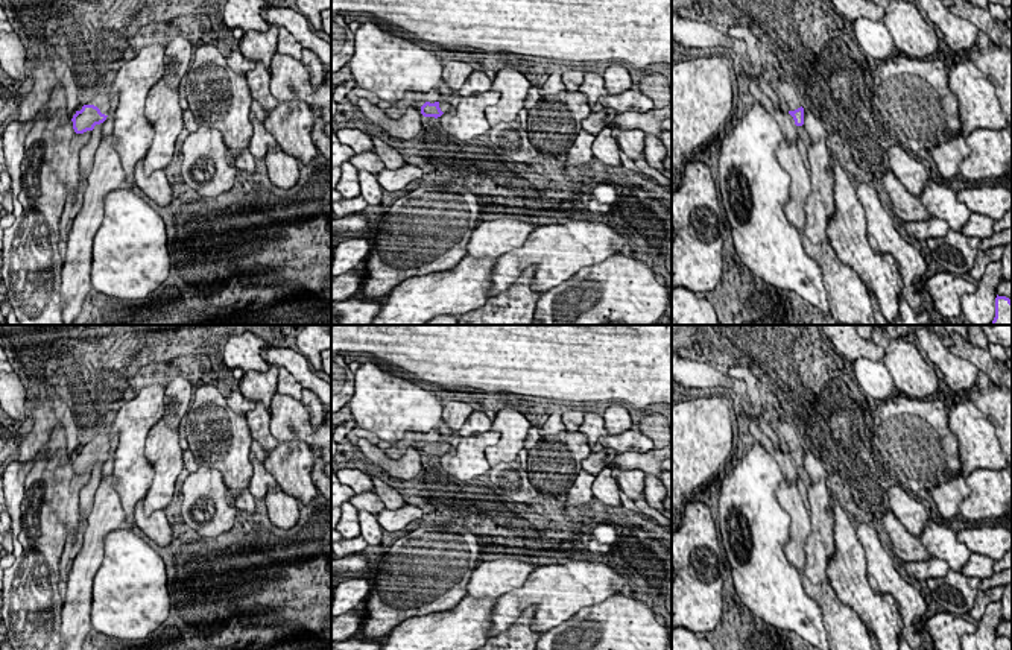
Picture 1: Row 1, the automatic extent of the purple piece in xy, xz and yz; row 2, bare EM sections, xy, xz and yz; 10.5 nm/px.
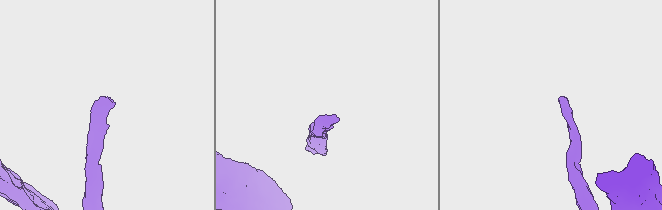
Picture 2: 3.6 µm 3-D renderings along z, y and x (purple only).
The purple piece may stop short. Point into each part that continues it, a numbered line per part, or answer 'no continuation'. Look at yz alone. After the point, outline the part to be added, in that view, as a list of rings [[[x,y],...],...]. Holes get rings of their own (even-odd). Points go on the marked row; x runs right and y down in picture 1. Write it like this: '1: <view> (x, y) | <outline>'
1: yz (786, 90) | [[[780,79],[778,90],[789,105],[789,111],[795,111],[802,106],[802,100],[796,96],[793,87],[789,82]]]

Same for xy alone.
1: xy (102, 99) | [[[112,84],[102,88],[99,94],[94,96],[93,105],[100,109],[102,114],[111,115],[117,106],[117,96],[112,96],[111,91]]]

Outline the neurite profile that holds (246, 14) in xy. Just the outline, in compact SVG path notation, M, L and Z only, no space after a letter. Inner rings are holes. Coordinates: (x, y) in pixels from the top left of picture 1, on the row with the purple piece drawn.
M226 0L223 5L223 21L228 29L240 27L243 32L267 32L270 24L261 17L269 8L264 0Z

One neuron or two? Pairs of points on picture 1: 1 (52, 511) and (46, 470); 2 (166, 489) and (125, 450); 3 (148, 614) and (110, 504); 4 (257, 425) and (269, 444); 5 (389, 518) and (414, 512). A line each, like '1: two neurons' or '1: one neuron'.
1: one neuron
2: two neurons
3: two neurons
4: one neuron
5: one neuron

